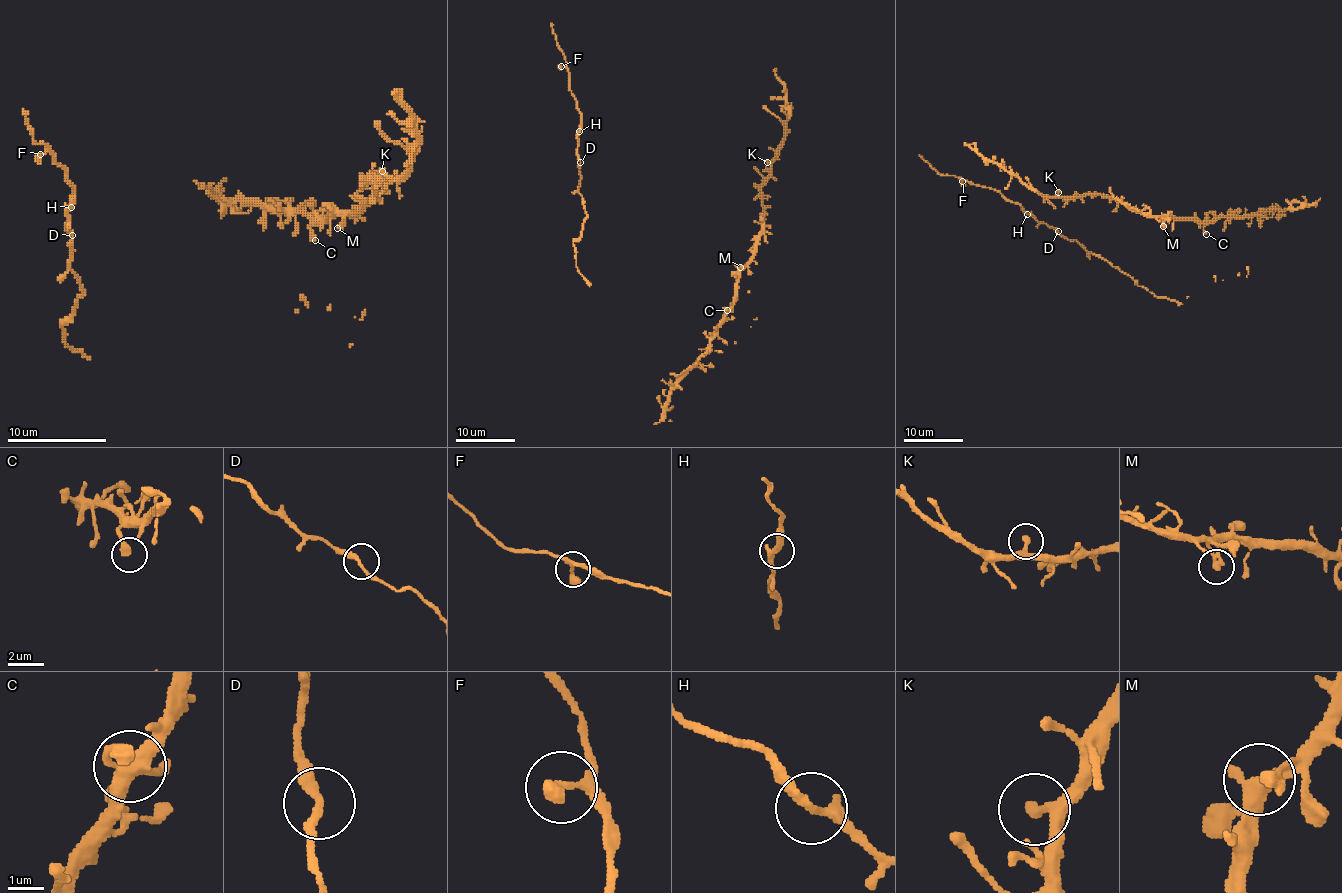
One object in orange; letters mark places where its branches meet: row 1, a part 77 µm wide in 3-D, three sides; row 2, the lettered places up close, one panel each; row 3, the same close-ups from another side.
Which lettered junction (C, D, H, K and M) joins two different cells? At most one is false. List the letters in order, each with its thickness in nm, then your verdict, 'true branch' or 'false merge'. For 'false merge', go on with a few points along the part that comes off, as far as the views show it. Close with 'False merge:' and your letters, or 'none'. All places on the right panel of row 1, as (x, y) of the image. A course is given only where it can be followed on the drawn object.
C: 360 nm | true branch
D: 240 nm | true branch
H: 280 nm | false merge | (1027, 214), (1018, 204), (1007, 201), (1000, 193), (954, 175), (942, 175), (919, 154)
K: 200 nm | true branch
M: 220 nm | true branch
False merge: H

